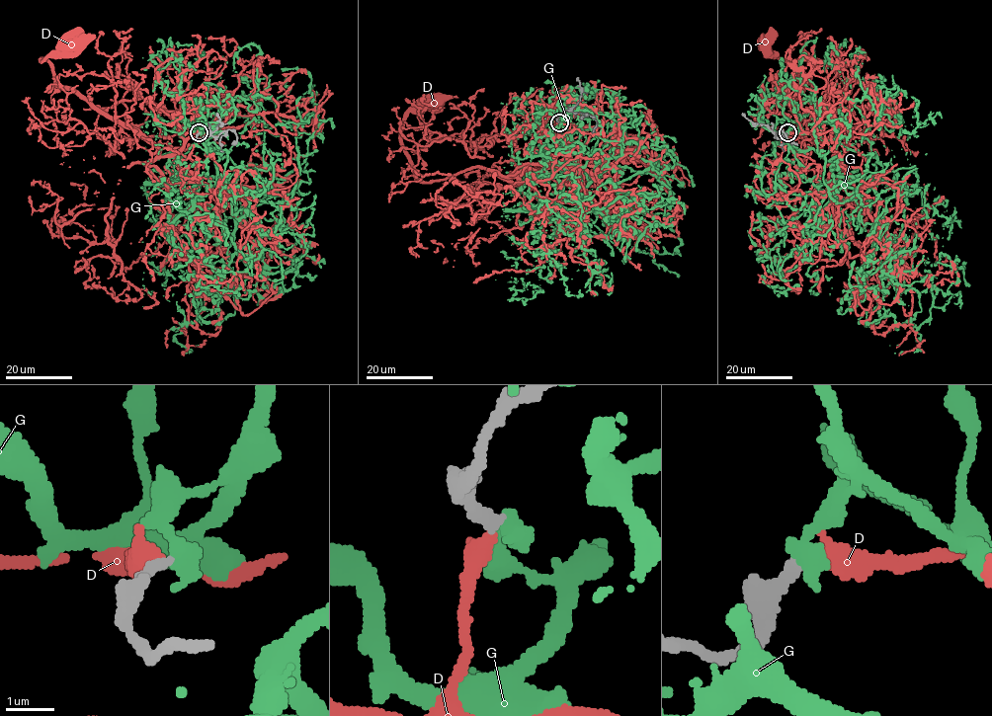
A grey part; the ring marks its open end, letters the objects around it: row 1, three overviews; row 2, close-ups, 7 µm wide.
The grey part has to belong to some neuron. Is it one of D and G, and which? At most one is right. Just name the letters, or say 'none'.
D

